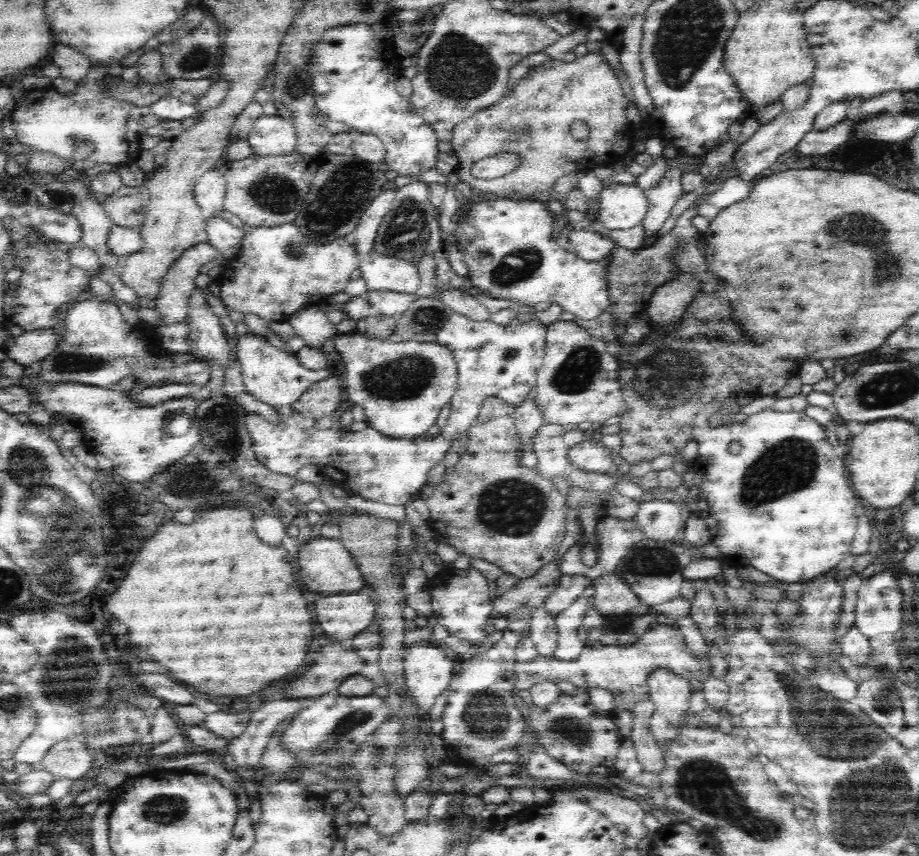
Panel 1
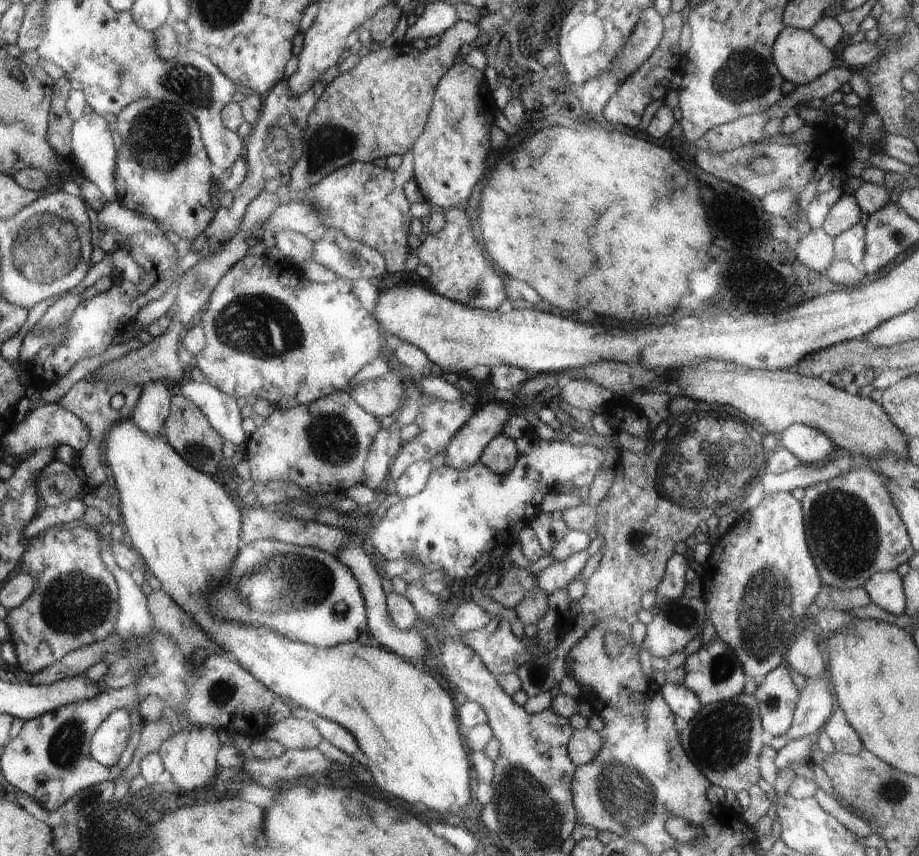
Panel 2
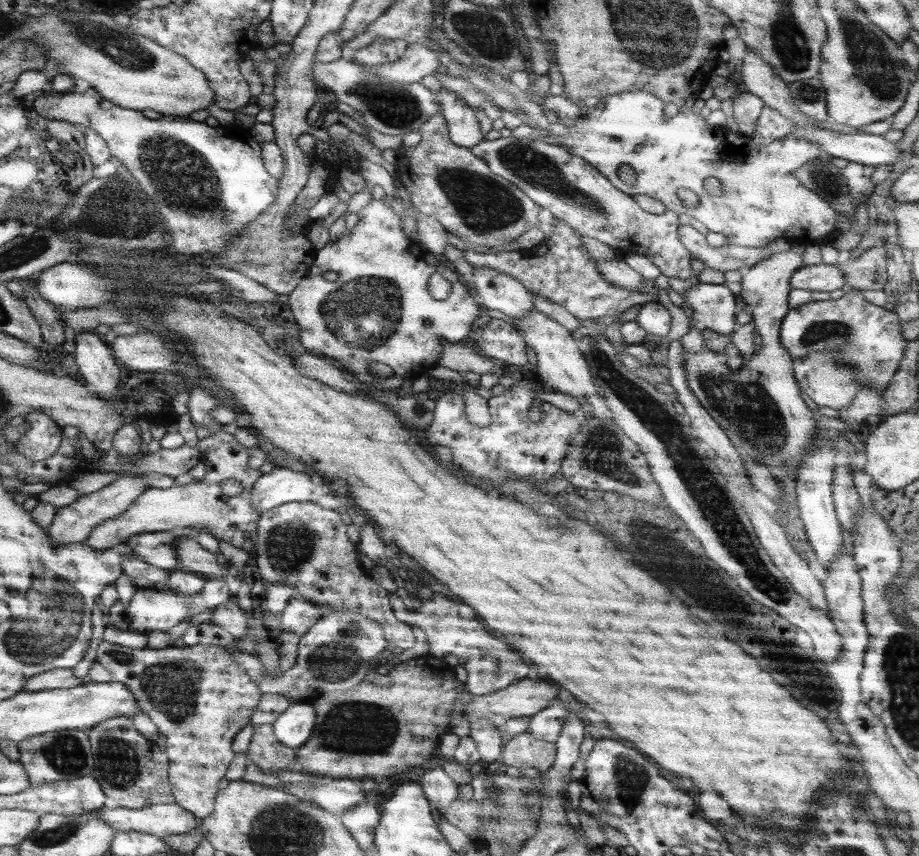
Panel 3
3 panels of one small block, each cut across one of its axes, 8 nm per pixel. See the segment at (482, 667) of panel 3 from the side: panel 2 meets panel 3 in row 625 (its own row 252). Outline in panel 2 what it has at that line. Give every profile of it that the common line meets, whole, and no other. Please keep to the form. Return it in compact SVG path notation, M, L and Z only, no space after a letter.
M461 208L445 210L443 212L443 228L427 236L415 250L415 258L429 268L429 277L426 279L431 292L446 297L451 301L463 302L467 306L475 308L497 308L503 302L503 290L501 290L501 278L493 272L487 258L483 258L481 248L473 240L469 232L469 224L465 220L465 212Z

